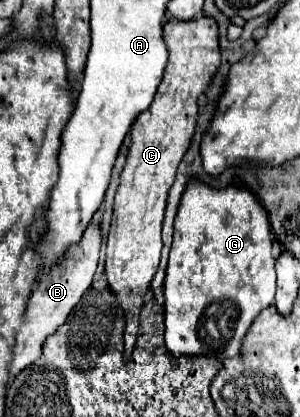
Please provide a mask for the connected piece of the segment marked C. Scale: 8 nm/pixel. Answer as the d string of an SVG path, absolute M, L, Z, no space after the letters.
M213 17L193 21L169 19L163 27L169 49L169 61L163 81L155 93L153 103L145 109L131 127L131 145L121 185L115 195L115 211L107 237L105 273L111 291L115 291L119 305L127 313L125 329L125 355L131 355L137 329L139 311L145 301L145 291L151 285L161 257L161 221L167 205L169 189L175 181L177 167L189 149L197 125L197 99L211 85L217 69L221 67L219 55L219 27Z

